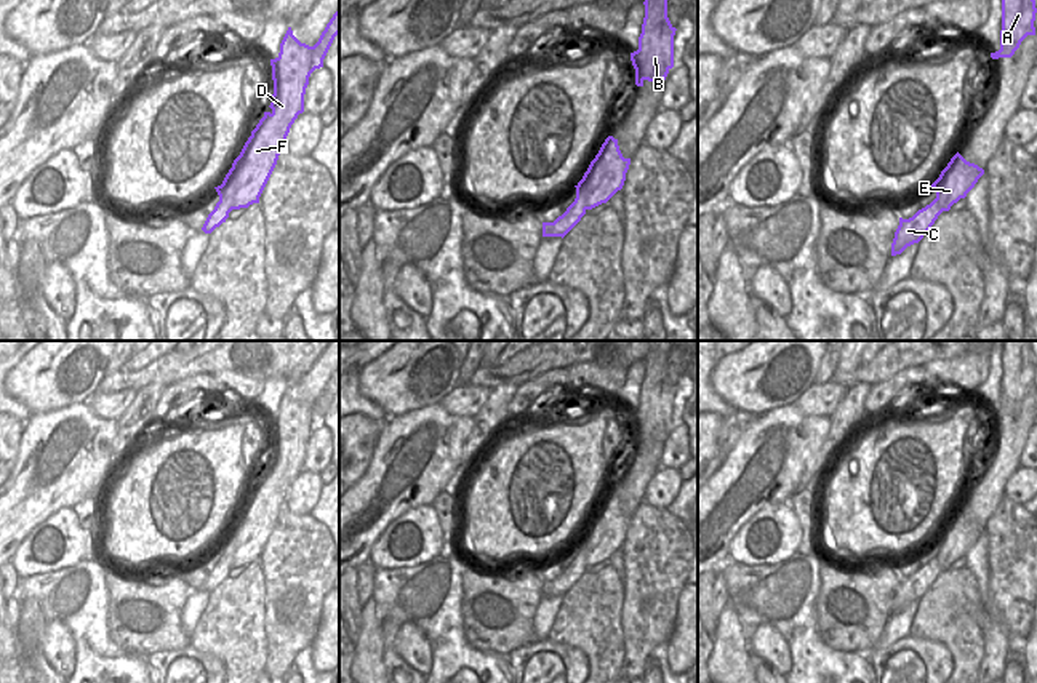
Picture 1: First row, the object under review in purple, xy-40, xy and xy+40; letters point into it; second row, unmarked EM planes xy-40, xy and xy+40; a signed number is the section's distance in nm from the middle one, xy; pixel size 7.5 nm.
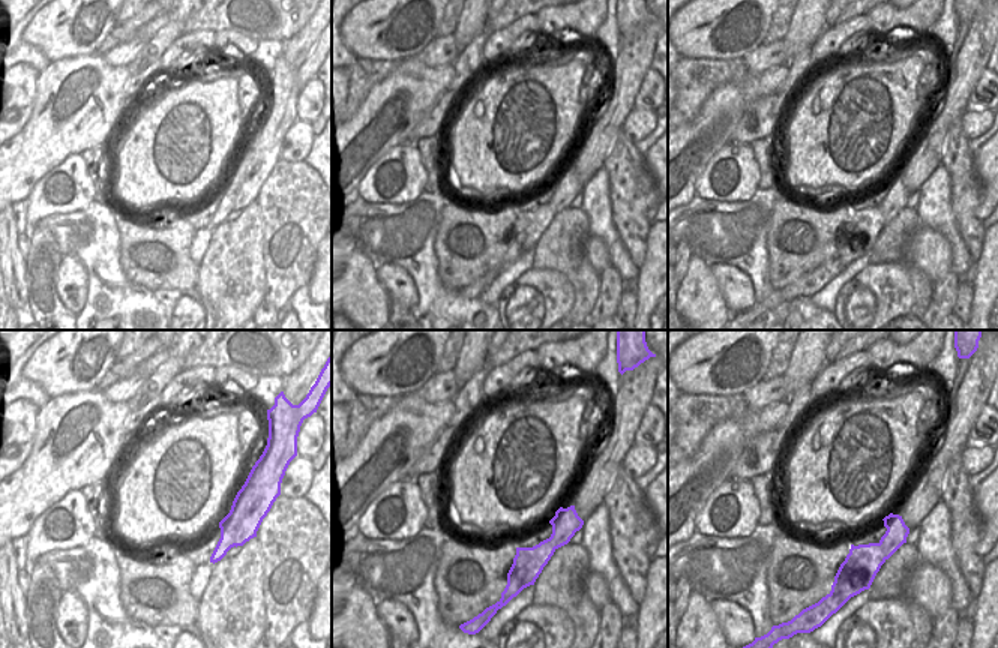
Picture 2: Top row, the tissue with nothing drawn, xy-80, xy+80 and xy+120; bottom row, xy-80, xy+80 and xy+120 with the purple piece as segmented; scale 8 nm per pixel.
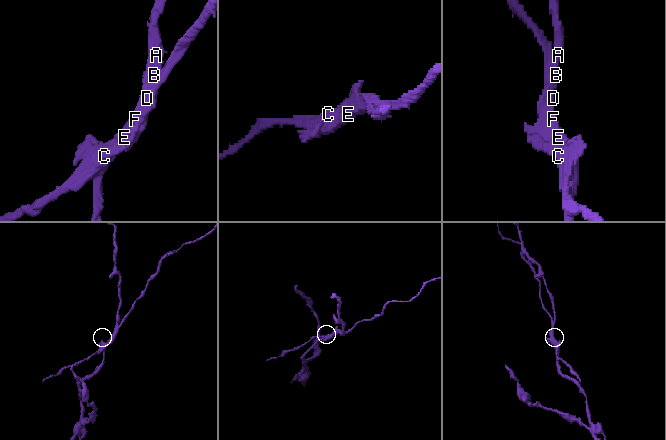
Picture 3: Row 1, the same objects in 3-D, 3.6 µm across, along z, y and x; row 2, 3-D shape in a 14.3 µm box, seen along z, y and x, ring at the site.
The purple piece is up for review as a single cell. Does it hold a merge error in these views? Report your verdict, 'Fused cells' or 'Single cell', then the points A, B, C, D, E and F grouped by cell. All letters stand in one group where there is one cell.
Fused cells. Groups: A B D E F / C.

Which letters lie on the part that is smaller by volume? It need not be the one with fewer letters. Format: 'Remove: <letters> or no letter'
Remove: C

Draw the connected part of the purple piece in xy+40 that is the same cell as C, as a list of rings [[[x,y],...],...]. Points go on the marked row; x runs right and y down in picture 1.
[[[938,200],[919,210],[912,218],[899,218],[899,226],[891,243],[891,256],[901,254],[907,246],[919,243],[943,213]]]

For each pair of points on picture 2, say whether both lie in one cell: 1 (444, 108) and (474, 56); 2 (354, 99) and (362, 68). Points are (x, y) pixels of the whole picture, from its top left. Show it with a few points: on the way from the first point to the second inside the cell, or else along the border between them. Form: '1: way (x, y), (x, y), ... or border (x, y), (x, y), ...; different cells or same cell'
1: way (450, 95), (465, 69); same cell
2: way (356, 92), (362, 75); same cell

